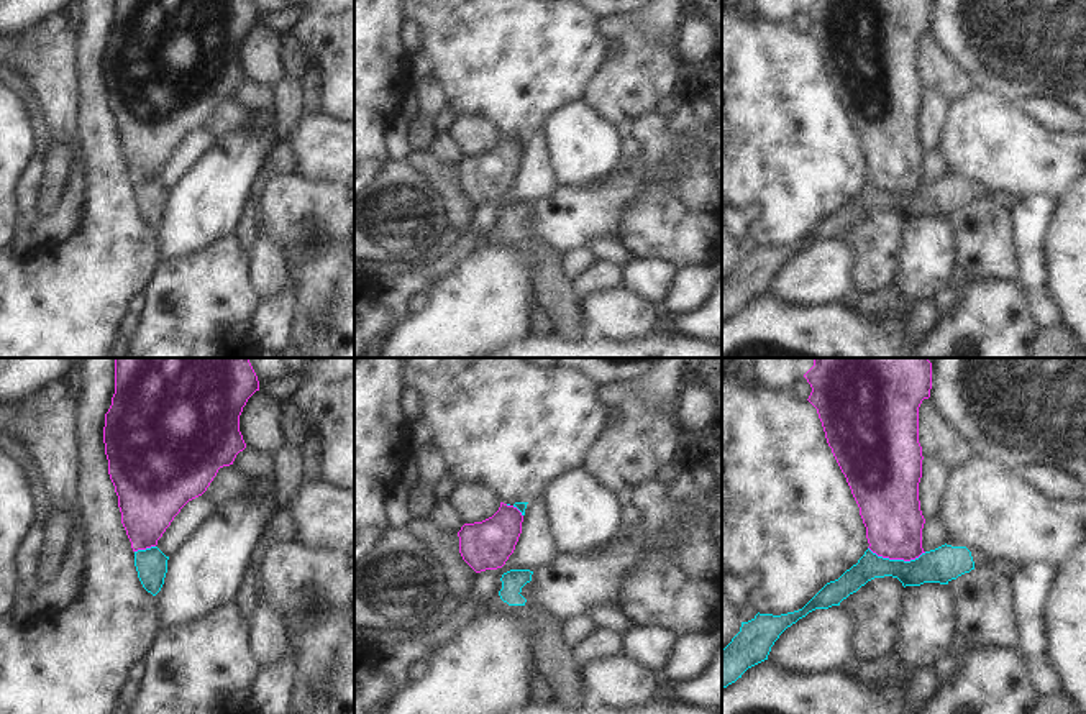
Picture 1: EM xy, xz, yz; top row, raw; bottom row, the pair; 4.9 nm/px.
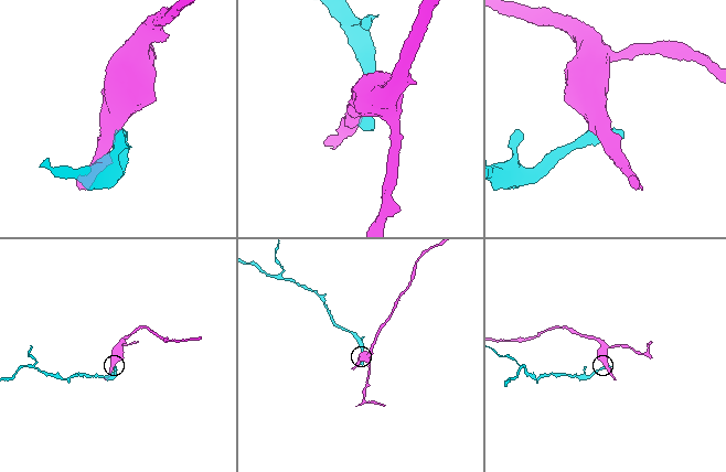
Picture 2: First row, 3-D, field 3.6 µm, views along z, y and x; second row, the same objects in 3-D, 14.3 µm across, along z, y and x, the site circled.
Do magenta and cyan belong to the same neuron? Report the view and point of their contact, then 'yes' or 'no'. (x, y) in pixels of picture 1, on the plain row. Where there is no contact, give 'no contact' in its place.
yz (898, 191) | no

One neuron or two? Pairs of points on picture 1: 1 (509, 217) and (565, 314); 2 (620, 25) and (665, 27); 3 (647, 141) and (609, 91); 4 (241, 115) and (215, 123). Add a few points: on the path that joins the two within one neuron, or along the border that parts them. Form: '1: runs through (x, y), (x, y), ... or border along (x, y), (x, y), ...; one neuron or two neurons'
1: runs through (520, 242), (543, 265), (552, 289); one neuron
2: runs through (632, 20), (653, 20); one neuron
3: border along (653, 109), (640, 114), (627, 127); two neurons
4: runs through (235, 117), (227, 117), (222, 122); one neuron

